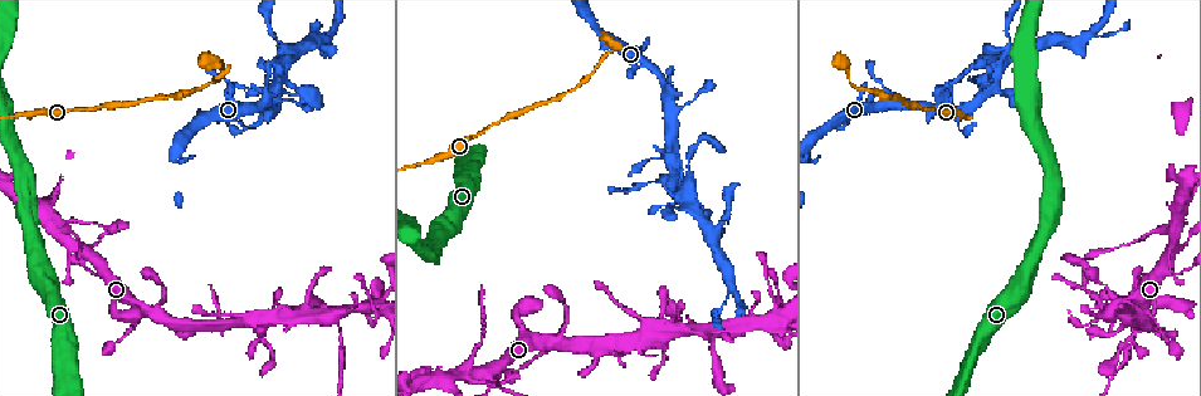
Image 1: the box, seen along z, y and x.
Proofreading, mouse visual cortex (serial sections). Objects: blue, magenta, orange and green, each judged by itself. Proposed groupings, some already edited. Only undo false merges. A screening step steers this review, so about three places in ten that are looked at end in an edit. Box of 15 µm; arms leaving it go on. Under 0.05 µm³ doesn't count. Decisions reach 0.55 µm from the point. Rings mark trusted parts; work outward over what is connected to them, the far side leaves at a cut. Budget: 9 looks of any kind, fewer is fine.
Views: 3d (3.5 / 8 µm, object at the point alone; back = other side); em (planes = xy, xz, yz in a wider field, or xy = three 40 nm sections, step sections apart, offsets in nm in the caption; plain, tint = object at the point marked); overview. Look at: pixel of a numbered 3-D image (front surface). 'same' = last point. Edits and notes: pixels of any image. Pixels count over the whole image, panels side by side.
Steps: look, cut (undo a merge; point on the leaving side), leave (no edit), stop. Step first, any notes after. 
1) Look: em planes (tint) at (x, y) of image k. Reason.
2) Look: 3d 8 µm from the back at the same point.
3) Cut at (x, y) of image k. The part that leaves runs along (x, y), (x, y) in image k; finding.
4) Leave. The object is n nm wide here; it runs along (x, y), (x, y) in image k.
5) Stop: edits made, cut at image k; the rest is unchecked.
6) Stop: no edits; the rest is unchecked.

Look: 3d 3.5 µm at (473, 356) of image 1. Calibre changes.

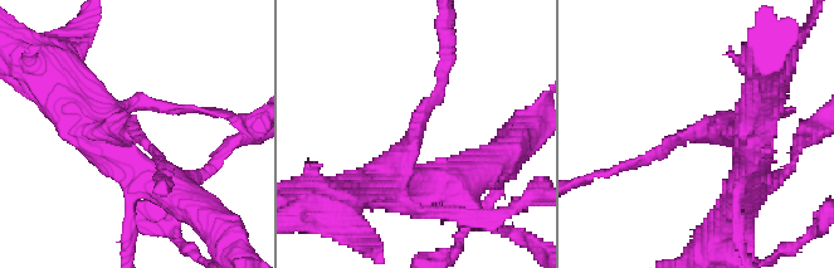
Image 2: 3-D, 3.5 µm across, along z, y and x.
Leave. The arms are 150, 350 nm wide; it runs along (398, 185), (448, 59) in image 2; all the same cell.

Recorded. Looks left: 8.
Look: 3d 3.5 µm from the back at (221, 67) of image 1. Sudden change in width.

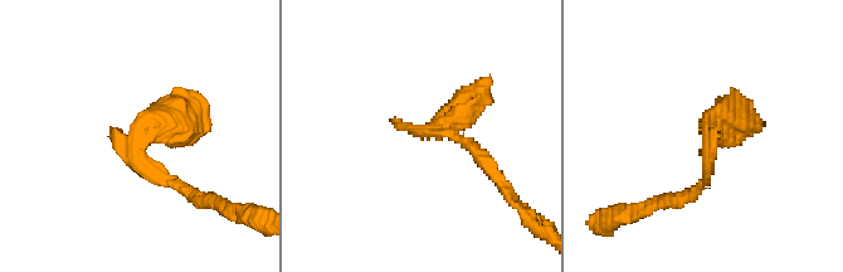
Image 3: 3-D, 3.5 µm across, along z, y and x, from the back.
Look: em xy step 3 (tint) at (702, 139) of image 3. The arms are 150, 350 nm wide.

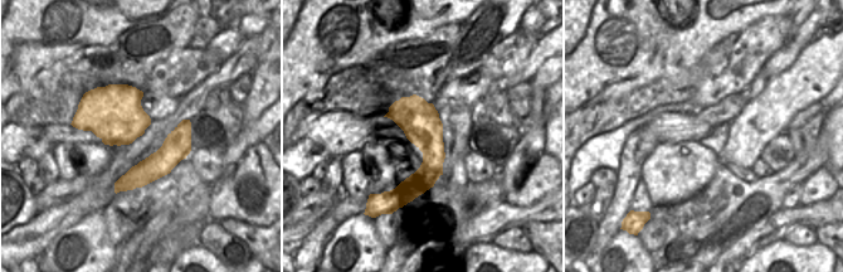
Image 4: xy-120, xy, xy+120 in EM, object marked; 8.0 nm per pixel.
Look: em xy step 5 (tint) at the same point. Another direction.

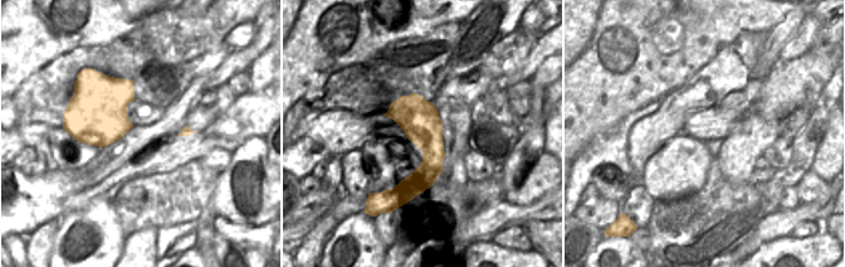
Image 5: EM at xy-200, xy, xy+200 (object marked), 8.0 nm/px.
Cut at (467, 124) of image 3. The object is 320 nm wide here; the part that leaves runs along (139, 144), (165, 117), (208, 121) in image 3; a second cell is stuck on.

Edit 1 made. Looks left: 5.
Look: overview.

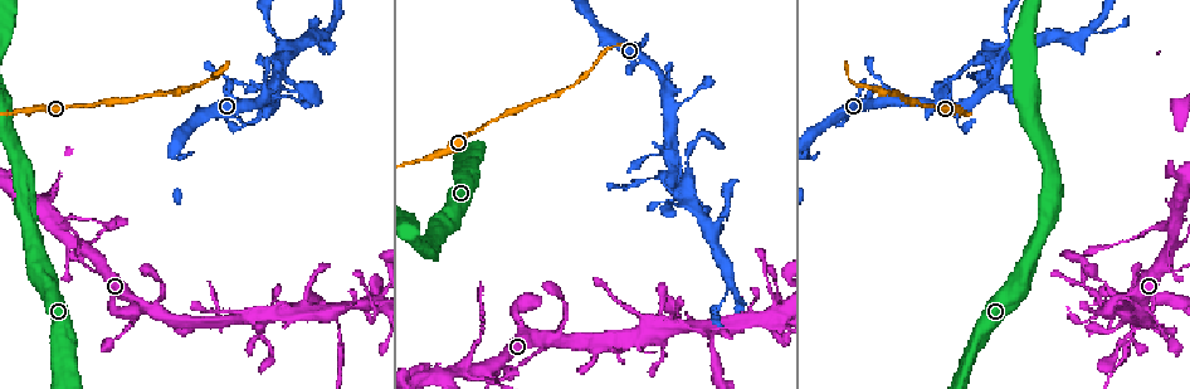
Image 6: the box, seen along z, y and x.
Look: 3d 3.5 µm at (979, 94) of image 6. Sharp bend.

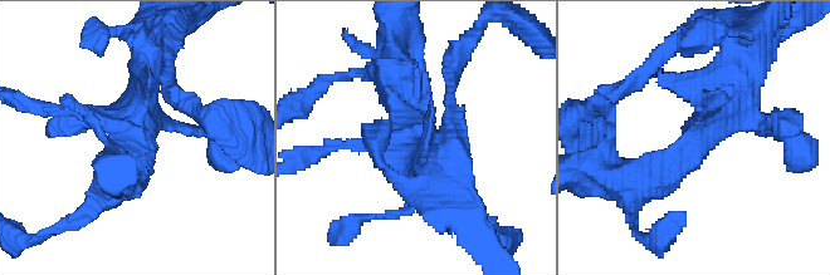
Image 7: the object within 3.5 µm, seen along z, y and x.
Look: em xy step 1 (tint) at (700, 138) of image 7.

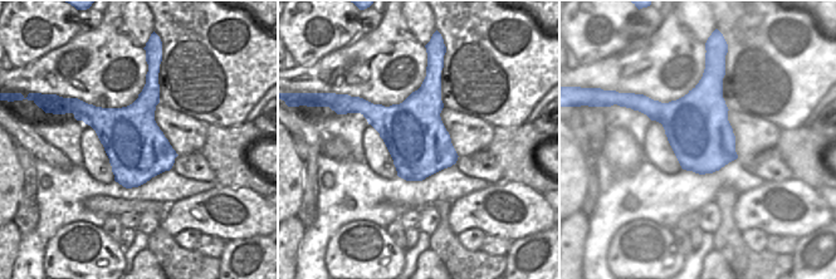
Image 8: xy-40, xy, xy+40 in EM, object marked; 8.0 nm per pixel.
Leave. The object is 500 nm wide here; it runs along (640, 182), (721, 117), (737, 67) in image 7; one cell here.

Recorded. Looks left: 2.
Look: 3d 8 µm at (742, 323) of image 6. Calibre changes.

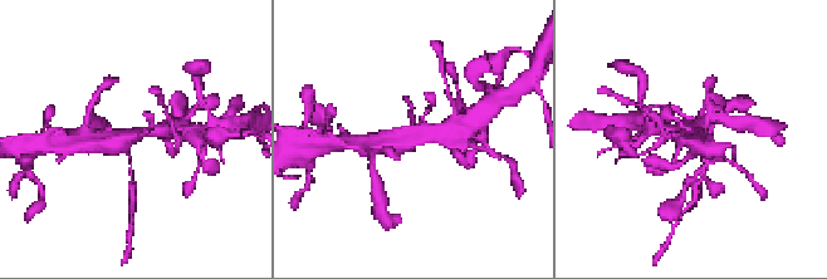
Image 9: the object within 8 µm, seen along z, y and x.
Look: em planes (tint) at (126, 136) of image 9.

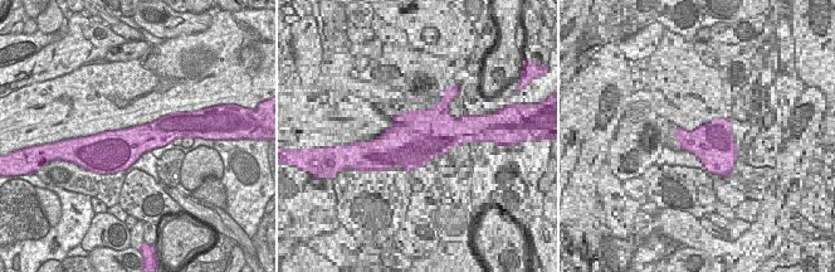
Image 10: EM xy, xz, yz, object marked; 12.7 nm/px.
Leave. It runs along (82, 145), (121, 143), (152, 133) in image 9; continuous, no second cell.

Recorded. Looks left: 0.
Stop: edits made, cut at image 3; the rest is unchecked.

